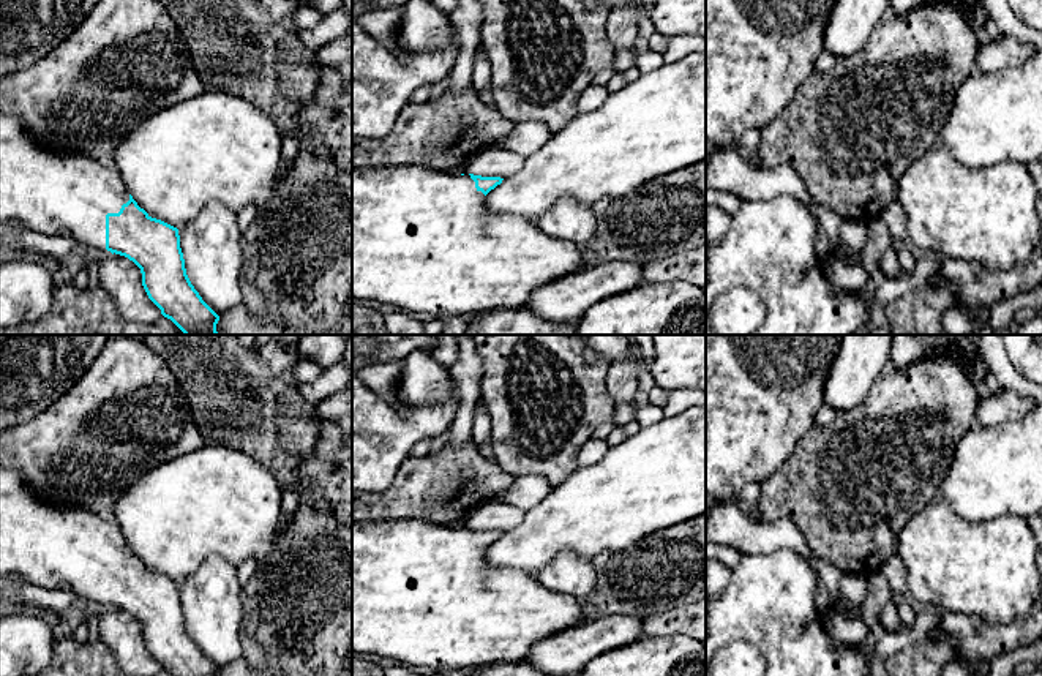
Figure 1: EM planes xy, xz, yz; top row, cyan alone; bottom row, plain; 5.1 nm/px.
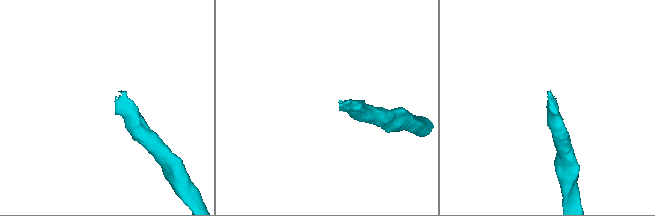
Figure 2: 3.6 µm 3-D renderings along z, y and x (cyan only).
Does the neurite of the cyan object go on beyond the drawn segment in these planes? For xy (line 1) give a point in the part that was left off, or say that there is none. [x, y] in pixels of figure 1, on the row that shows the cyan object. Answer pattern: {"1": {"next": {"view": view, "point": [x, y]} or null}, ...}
{"1": {"next": {"view": "xy", "point": [56, 195]}}}

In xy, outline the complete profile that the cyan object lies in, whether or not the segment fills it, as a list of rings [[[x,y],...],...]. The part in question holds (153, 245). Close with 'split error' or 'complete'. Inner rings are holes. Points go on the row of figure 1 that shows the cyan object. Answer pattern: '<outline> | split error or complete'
[[[0,114],[0,223],[11,220],[44,235],[74,237],[93,254],[107,250],[128,257],[141,269],[148,299],[185,335],[219,335],[219,316],[202,300],[186,275],[178,229],[141,208],[114,164],[39,148],[21,120]]] | split error

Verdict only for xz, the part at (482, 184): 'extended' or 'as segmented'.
extended

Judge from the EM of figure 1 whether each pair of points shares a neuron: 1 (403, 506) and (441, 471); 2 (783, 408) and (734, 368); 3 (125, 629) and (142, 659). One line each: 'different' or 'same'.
1: same
2: same
3: same

